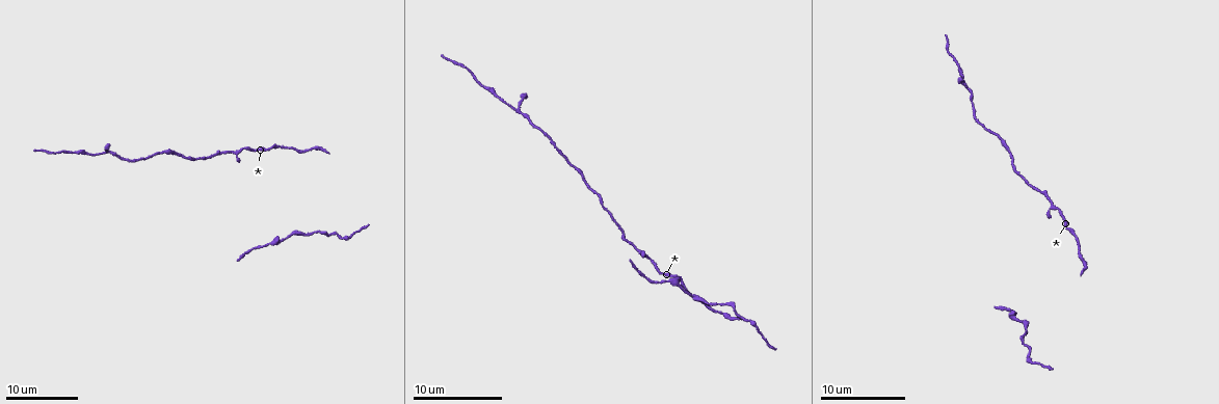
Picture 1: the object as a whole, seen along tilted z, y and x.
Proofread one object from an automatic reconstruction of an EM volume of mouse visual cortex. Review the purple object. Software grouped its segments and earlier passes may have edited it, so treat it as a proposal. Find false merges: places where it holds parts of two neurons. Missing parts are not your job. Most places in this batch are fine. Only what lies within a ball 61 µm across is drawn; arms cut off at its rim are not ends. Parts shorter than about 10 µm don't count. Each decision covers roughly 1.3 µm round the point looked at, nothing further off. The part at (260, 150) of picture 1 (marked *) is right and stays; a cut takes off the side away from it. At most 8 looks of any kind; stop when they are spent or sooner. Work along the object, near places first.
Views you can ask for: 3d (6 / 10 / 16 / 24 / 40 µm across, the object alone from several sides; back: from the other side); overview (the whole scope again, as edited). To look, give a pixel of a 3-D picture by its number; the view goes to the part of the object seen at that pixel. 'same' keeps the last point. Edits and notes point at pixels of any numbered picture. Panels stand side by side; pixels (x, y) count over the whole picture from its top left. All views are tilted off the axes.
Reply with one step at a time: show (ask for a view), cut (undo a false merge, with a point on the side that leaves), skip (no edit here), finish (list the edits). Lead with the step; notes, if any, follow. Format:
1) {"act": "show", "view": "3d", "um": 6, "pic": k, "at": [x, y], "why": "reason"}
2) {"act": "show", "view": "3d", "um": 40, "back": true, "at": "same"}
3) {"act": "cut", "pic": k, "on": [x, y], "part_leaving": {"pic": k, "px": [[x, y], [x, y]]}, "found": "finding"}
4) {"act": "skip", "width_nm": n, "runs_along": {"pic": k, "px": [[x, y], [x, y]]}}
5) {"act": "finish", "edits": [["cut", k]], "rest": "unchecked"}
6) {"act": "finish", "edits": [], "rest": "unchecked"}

{"act": "show", "view": "3d", "um": 6, "pic": 1, "at": [1051, 203]}

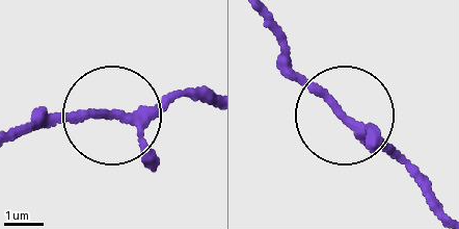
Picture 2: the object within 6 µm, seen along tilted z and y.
{"act": "show", "view": "3d", "um": 6, "back": true, "pic": 2, "at": [106, 112]}

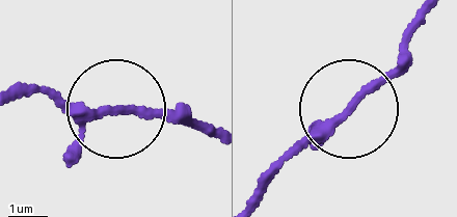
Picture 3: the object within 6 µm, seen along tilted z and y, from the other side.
{"act": "skip", "arms": 3, "runs_along": {"pic": 3, "px": [[28, 93], [215, 128]]}, "found": "continuous, no second neuron"}

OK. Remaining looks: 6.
{"act": "show", "view": "3d", "um": 10, "pic": 1, "at": [970, 93], "why": "thick turns thin"}

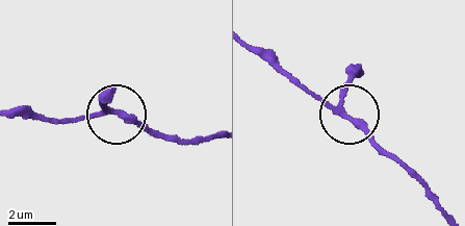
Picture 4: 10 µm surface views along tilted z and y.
{"act": "skip", "arms": 3, "found": "one neuron here"}

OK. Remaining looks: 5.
{"act": "show", "view": "3d", "um": 16, "pic": 1, "at": [573, 164], "why": "sudden change in width"}

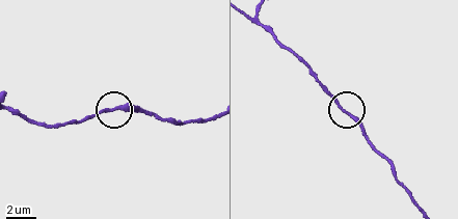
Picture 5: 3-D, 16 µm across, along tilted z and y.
{"act": "skip", "runs_along": {"pic": 5, "px": [[212, 119], [182, 124], [115, 109], [78, 120]]}, "found": "one neuron here"}

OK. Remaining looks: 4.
{"act": "show", "view": "3d", "um": 10, "pic": 1, "at": [688, 292], "why": "thin neck"}

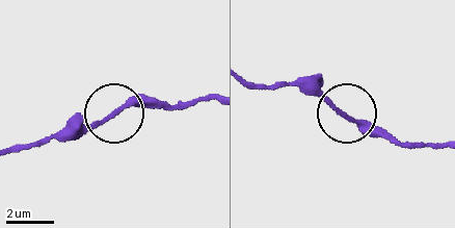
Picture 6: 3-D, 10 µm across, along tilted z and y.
{"act": "show", "view": "3d", "um": 10, "back": true, "pic": 6, "at": [345, 116]}

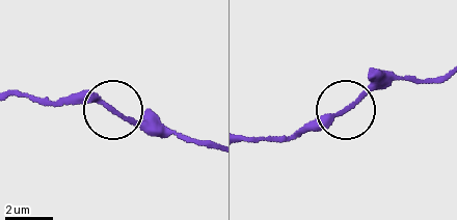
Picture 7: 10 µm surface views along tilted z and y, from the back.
{"act": "skip", "found": "one neuron here"}

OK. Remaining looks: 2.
{"act": "finish", "edits": [], "rest": "unchecked"}

